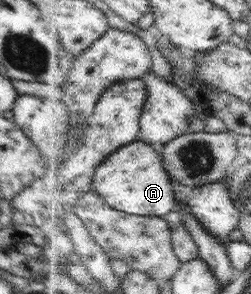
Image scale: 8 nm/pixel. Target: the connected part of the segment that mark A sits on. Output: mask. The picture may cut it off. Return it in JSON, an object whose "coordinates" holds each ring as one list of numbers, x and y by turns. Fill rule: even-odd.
{"coordinates":[[145,139,118,149,103,163,95,175,94,189,114,209,135,215,167,218,178,207,175,181,152,143]]}

